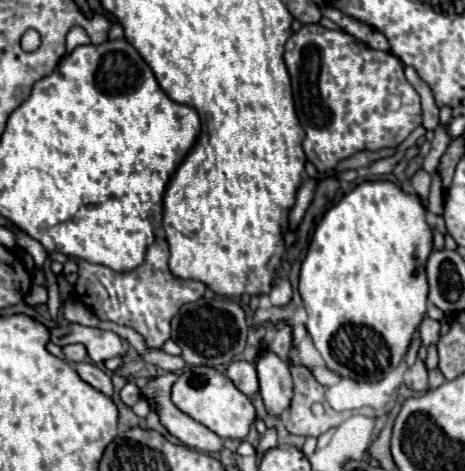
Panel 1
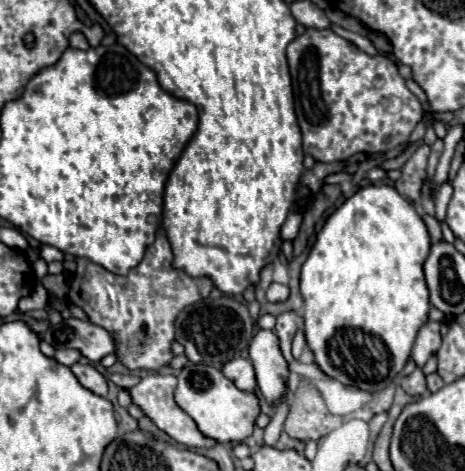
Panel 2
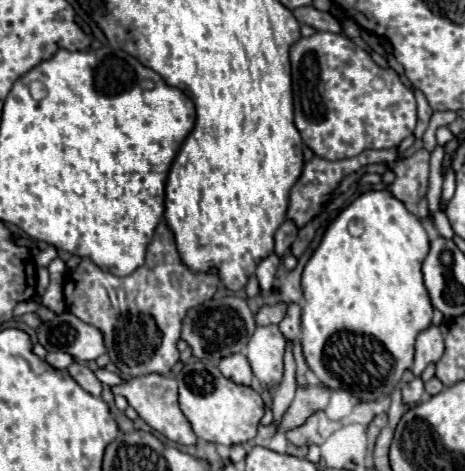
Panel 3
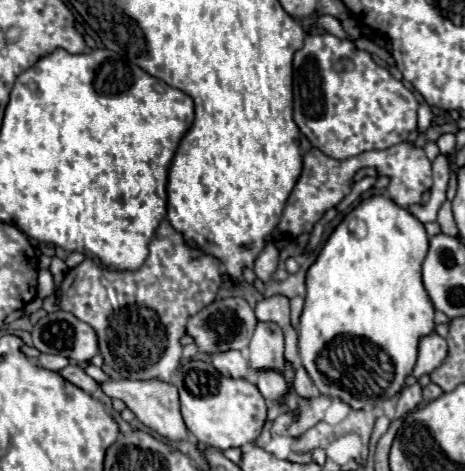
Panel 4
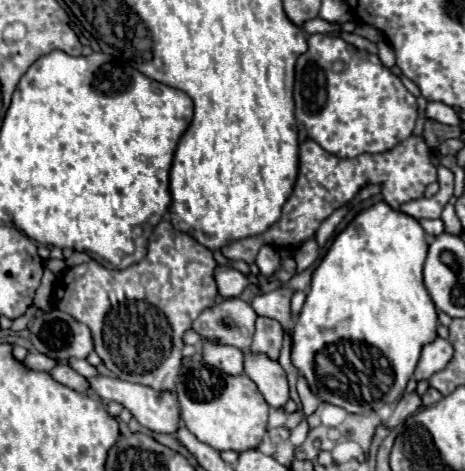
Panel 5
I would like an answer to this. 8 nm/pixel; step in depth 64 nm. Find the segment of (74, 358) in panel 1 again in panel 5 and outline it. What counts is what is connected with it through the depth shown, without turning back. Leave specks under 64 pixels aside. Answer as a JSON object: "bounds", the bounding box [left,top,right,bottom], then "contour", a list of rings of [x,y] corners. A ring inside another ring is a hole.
{"bounds":[22,352,58,372],"contour":[[[30,352],[22,362],[24,362],[24,366],[26,366],[26,368],[36,370],[36,372],[48,372],[50,368],[54,368],[54,366],[58,364],[56,360],[48,358],[48,356],[40,354],[40,352]]]}

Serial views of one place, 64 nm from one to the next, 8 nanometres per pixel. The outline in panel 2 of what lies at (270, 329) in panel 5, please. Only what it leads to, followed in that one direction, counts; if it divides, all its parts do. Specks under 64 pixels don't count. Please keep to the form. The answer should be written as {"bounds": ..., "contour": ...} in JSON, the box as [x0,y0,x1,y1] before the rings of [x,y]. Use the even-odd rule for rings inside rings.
{"bounds":[248,330,288,402],"contour":[[[258,330],[248,346],[248,356],[254,364],[258,388],[268,402],[278,400],[286,392],[288,362],[282,356],[280,340],[274,330]]]}

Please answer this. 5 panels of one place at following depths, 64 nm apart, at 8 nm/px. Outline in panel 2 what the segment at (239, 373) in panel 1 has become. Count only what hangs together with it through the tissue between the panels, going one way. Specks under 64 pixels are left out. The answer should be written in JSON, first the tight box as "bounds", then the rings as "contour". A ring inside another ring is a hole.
{"bounds":[222,356,256,392],"contour":[[[236,356],[236,358],[228,360],[228,362],[222,366],[222,374],[224,374],[226,378],[230,378],[240,390],[252,392],[252,390],[256,388],[254,368],[252,368],[252,362],[250,362],[248,358]]]}

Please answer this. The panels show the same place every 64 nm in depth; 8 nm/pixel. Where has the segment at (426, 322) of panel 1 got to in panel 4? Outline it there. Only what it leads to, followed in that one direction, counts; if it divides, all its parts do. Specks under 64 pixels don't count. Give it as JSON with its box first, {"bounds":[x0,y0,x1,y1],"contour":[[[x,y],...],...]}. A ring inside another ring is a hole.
{"bounds":[412,332,448,378],"contour":[[[436,332],[424,336],[418,346],[418,362],[414,366],[412,376],[420,378],[424,374],[432,374],[448,356],[448,344]]]}

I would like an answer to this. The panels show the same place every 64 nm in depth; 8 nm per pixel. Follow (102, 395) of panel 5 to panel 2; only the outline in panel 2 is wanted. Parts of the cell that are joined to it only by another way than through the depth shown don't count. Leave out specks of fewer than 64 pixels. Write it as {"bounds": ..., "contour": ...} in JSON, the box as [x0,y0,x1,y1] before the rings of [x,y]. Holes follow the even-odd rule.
{"bounds":[128,374,216,448],"contour":[[[146,374],[140,378],[140,382],[136,386],[128,388],[128,394],[132,398],[132,404],[136,404],[160,430],[164,430],[176,442],[180,442],[188,448],[214,446],[216,442],[200,436],[194,420],[186,412],[182,412],[180,406],[174,402],[174,390],[176,390],[176,376],[172,376],[172,374]]]}

